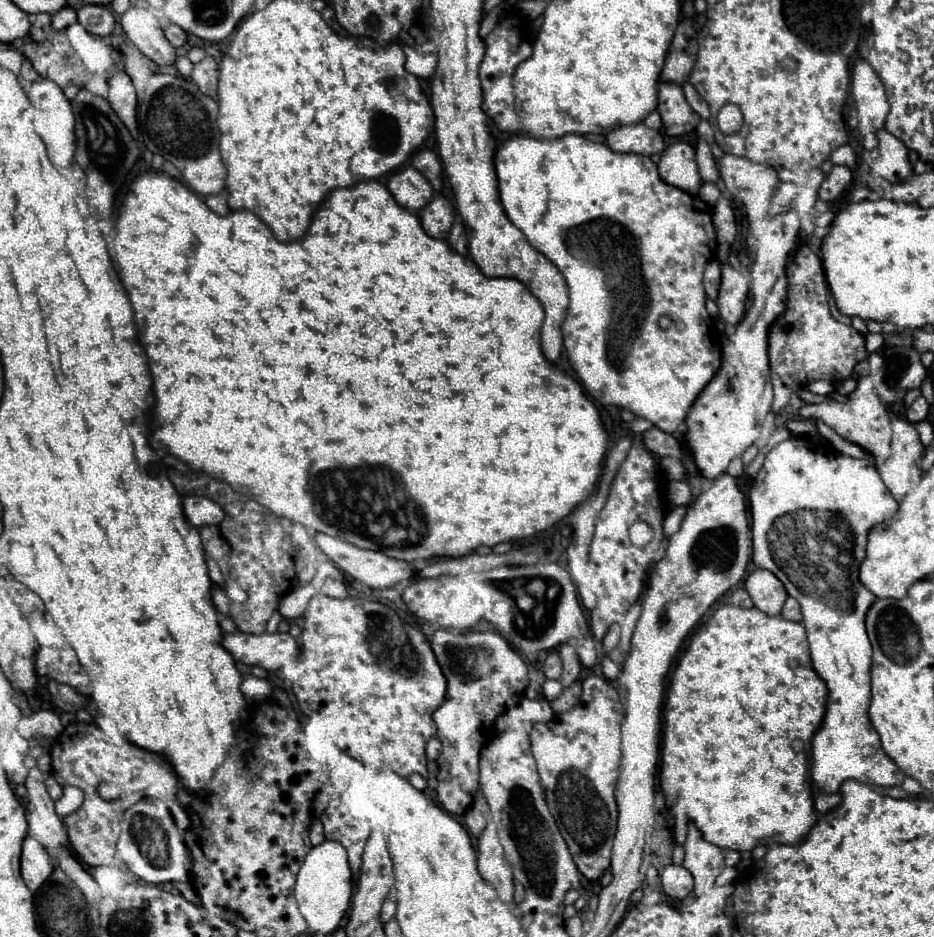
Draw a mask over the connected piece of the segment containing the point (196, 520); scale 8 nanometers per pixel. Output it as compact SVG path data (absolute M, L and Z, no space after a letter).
M185 496L183 512L185 512L185 518L197 528L205 524L219 524L225 516L223 510L205 496Z

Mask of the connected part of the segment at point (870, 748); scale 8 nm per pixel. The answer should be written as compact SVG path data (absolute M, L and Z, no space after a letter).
M787 438L783 442L779 442L777 446L773 446L767 456L765 456L765 464L763 468L759 470L759 474L755 476L753 484L751 484L751 490L749 490L749 508L751 508L751 536L753 536L753 564L757 568L763 568L763 570L769 570L773 574L777 574L777 578L781 578L785 590L789 592L789 596L793 596L799 604L801 604L801 612L803 612L803 626L807 628L807 638L809 638L809 646L811 646L811 664L813 664L813 670L817 672L817 676L825 682L827 686L827 706L825 706L825 716L823 716L823 722L819 726L819 730L815 732L813 740L811 740L811 780L813 784L821 790L821 792L837 792L841 782L849 780L849 778L855 778L863 784L869 784L869 786L899 786L905 778L905 774L897 768L897 764L883 752L881 748L881 742L879 742L879 734L873 730L869 718L867 718L867 708L869 708L869 698L871 698L871 686L869 686L869 666L871 666L871 644L869 644L869 638L867 638L867 632L865 632L865 614L871 606L871 602L875 600L875 596L863 586L859 584L857 580L857 570L859 570L859 564L865 556L865 544L867 544L867 532L871 526L879 524L879 522L885 522L889 520L895 512L897 512L897 502L895 498L887 492L883 480L879 478L877 470L875 470L875 464L871 458L849 458L849 456L843 456L843 454L831 454L831 452L825 452L825 454L817 454L813 450L809 450L807 446L799 444L799 438Z

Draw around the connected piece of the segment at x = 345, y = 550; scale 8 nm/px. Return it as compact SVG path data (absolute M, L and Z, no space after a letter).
M315 532L313 538L315 538L319 550L321 550L325 556L329 556L329 558L335 562L335 566L337 566L339 570L343 570L345 574L349 574L353 580L367 584L369 588L387 588L387 586L395 586L397 582L407 580L407 578L413 576L413 570L409 570L407 562L389 558L389 556L385 556L383 552L365 550L365 548L353 546L351 542L345 542L345 540L341 540L341 538L327 536L327 534L321 534L321 532Z

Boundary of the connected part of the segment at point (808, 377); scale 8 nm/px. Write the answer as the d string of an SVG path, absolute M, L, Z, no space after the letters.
M803 246L787 266L787 304L769 326L769 362L787 386L809 386L815 380L839 384L851 376L853 364L867 356L865 338L853 326L837 322L829 312L821 260Z

